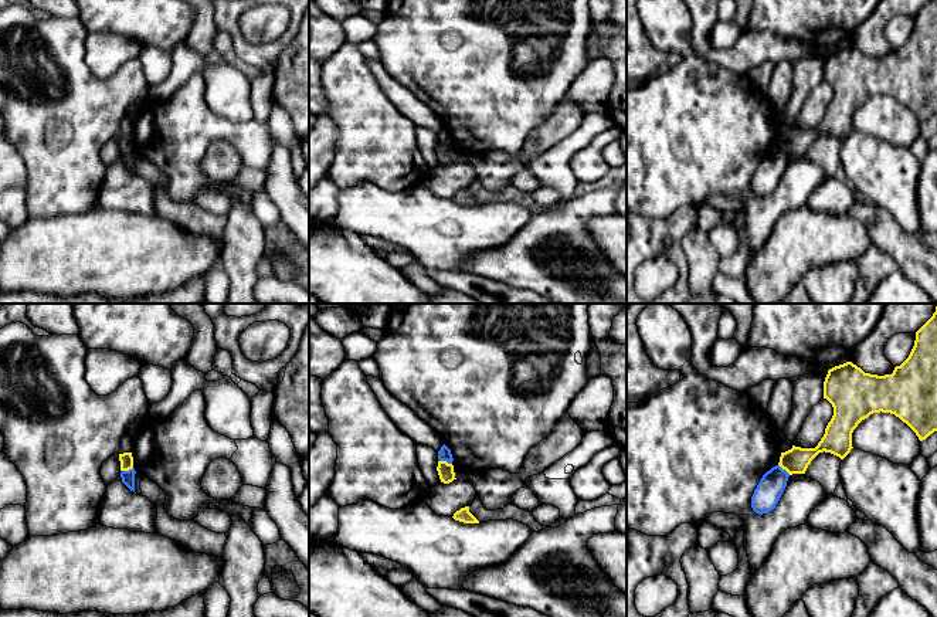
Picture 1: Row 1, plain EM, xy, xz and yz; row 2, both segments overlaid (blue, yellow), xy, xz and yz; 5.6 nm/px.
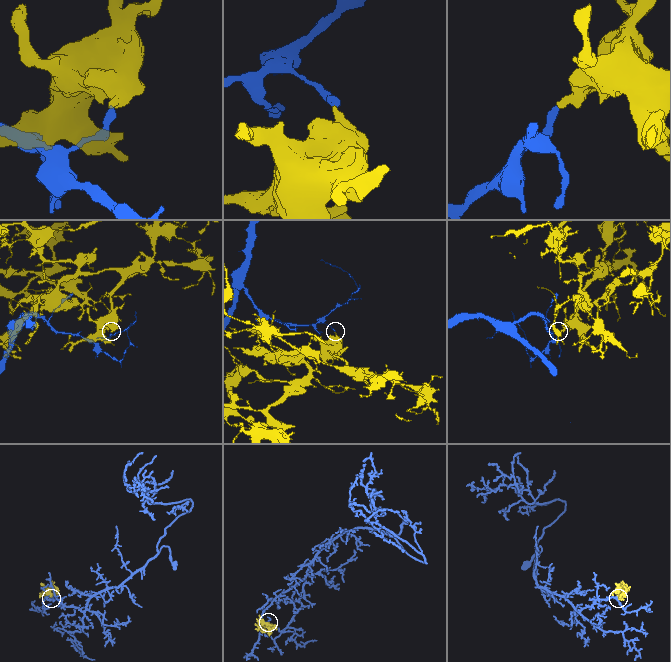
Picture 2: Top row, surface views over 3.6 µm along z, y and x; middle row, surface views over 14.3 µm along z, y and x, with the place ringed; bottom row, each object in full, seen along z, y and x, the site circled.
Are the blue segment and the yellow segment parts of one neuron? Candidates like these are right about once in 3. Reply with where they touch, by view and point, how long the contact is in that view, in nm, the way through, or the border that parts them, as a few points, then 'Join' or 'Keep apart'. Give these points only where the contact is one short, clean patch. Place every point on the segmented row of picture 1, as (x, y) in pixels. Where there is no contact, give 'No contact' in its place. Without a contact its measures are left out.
Touches blue at xz (445, 460). Shared border 80 nm. Boundary: xz (440, 460), (451, 464). Keep apart

